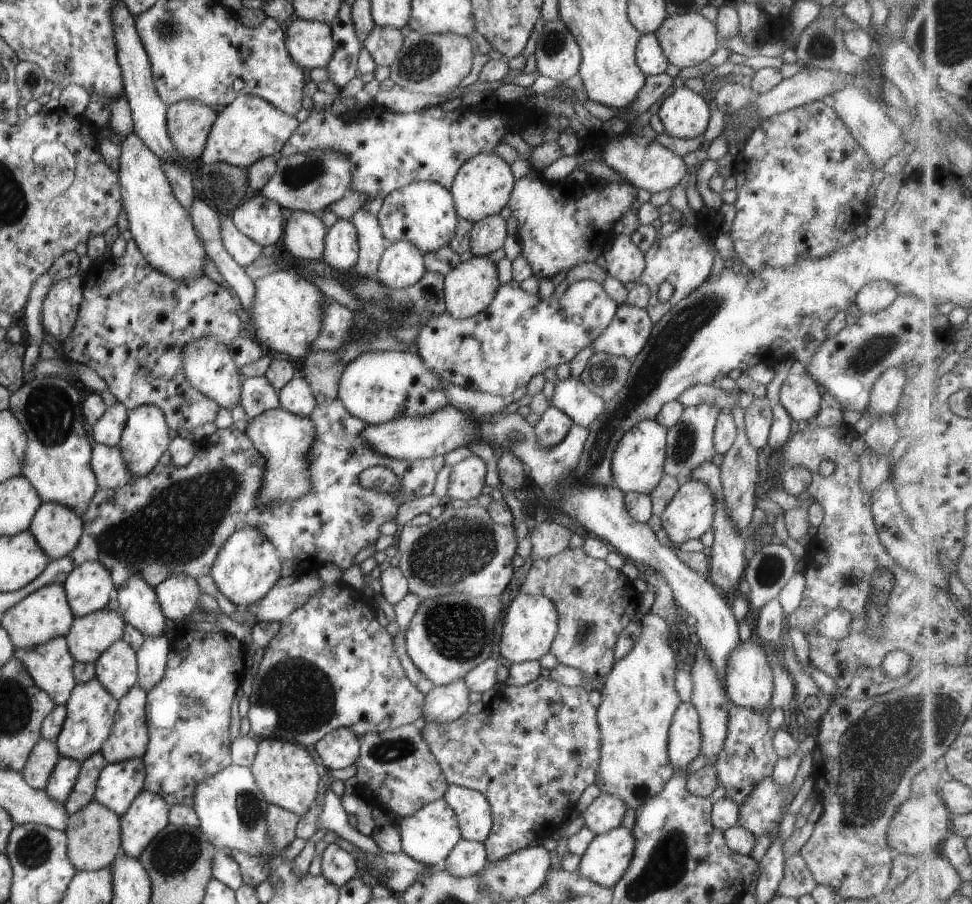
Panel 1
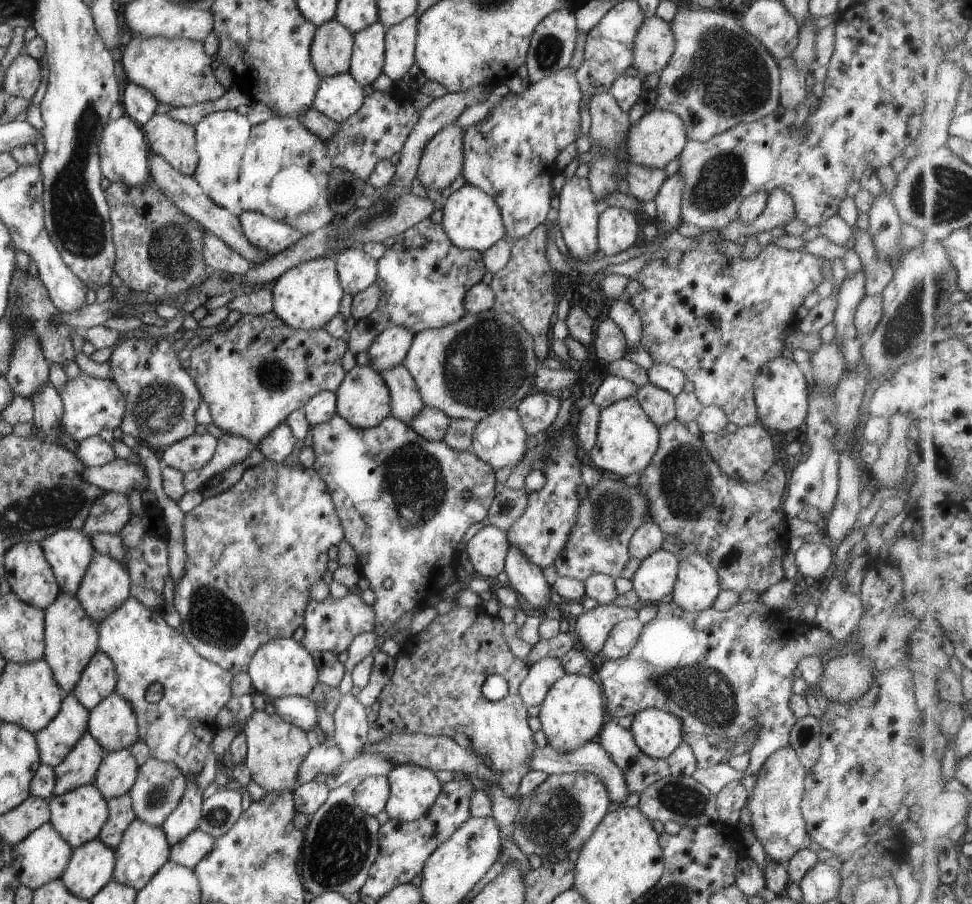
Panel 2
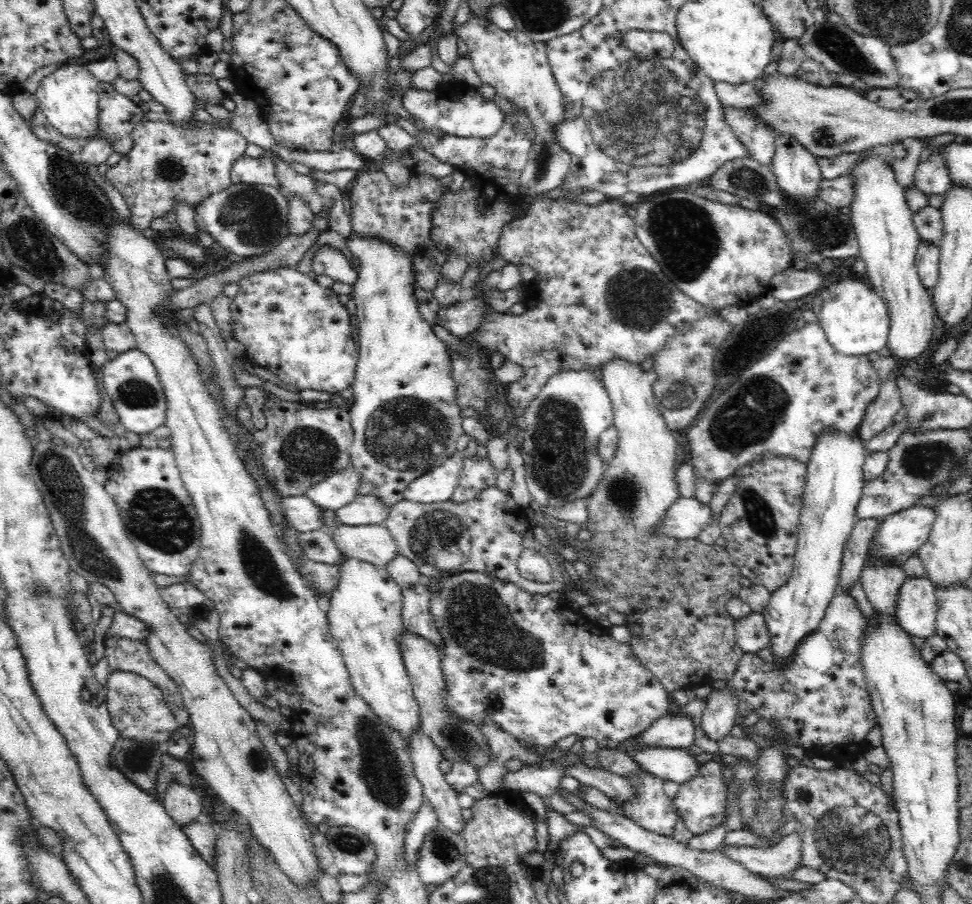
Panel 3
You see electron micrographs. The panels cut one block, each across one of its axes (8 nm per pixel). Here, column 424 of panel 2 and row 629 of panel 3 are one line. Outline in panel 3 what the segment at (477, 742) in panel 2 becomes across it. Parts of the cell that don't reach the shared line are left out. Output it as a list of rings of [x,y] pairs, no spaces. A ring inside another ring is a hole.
[[[614,360],[612,364],[606,364],[606,366],[602,368],[602,374],[604,375],[604,381],[602,383],[612,404],[614,414],[613,423],[617,428],[618,444],[613,458],[606,463],[601,480],[586,500],[587,521],[583,526],[588,531],[588,540],[586,540],[586,544],[584,544],[584,548],[582,549],[588,552],[588,554],[585,555],[587,557],[587,563],[585,564],[588,567],[588,578],[585,579],[580,577],[573,585],[573,588],[576,591],[589,595],[595,604],[606,603],[611,610],[618,611],[618,613],[624,615],[624,623],[622,625],[628,628],[630,632],[630,638],[626,641],[626,644],[630,647],[632,657],[634,657],[644,669],[656,676],[668,694],[680,689],[690,690],[714,680],[729,681],[730,678],[732,678],[732,674],[736,672],[736,664],[738,664],[738,661],[743,654],[743,650],[740,648],[735,637],[736,619],[730,617],[730,614],[725,608],[725,605],[729,602],[728,600],[734,598],[734,596],[739,596],[739,592],[742,588],[742,585],[740,585],[740,582],[738,581],[741,577],[739,570],[732,564],[729,554],[724,551],[723,547],[714,544],[708,545],[698,537],[696,539],[678,540],[677,538],[666,536],[659,530],[661,520],[666,514],[666,511],[681,497],[681,495],[679,493],[677,480],[675,480],[675,474],[679,468],[677,464],[679,456],[676,453],[676,448],[678,448],[680,443],[676,441],[676,438],[674,437],[675,433],[668,428],[664,417],[660,415],[655,401],[653,400],[652,383],[657,380],[656,372],[653,369],[644,372],[640,365],[629,364],[624,360]]]

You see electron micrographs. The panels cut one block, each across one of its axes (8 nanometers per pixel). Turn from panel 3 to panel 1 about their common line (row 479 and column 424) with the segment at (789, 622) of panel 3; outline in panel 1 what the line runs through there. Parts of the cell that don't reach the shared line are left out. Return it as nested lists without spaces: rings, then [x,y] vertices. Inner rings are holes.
[[[442,799],[425,804],[409,817],[400,819],[397,830],[400,834],[401,851],[412,860],[429,867],[442,866],[451,848],[454,848],[461,838],[455,812],[452,812]]]

